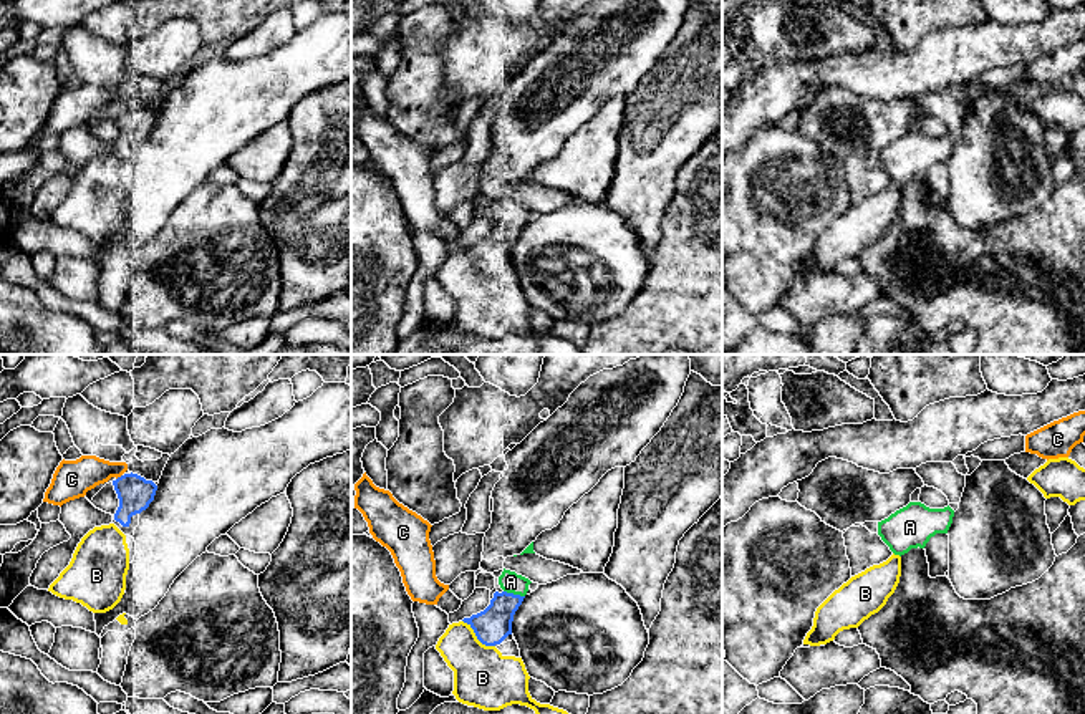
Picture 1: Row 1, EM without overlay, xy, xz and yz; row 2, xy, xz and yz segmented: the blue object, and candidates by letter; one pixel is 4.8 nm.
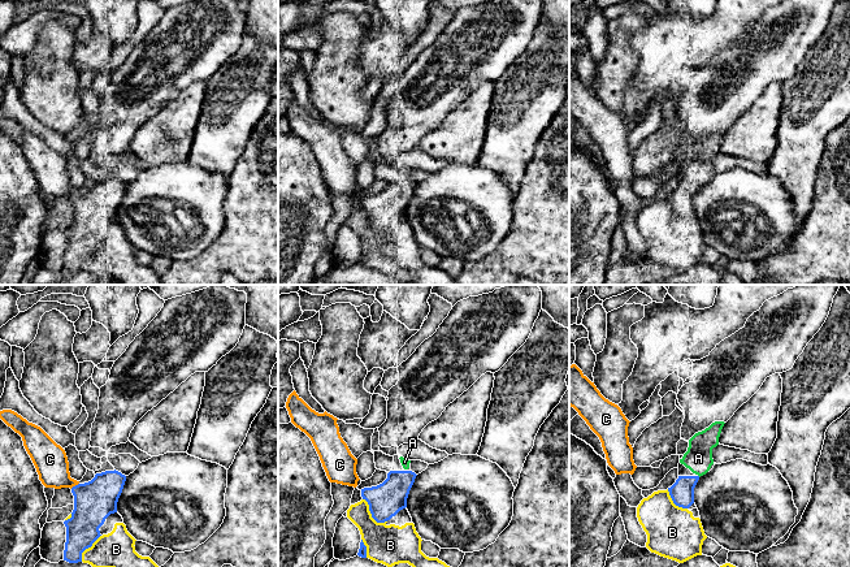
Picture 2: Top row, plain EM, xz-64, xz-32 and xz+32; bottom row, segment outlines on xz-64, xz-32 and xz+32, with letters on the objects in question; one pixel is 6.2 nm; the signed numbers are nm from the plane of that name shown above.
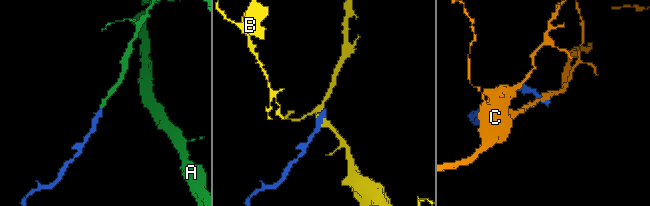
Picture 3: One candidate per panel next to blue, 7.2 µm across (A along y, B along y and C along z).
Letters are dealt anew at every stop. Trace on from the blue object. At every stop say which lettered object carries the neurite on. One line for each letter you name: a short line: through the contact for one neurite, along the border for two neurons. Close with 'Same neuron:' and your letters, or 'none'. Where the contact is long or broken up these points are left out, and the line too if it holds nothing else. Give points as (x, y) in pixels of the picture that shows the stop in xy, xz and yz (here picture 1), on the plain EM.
Same neuron: A

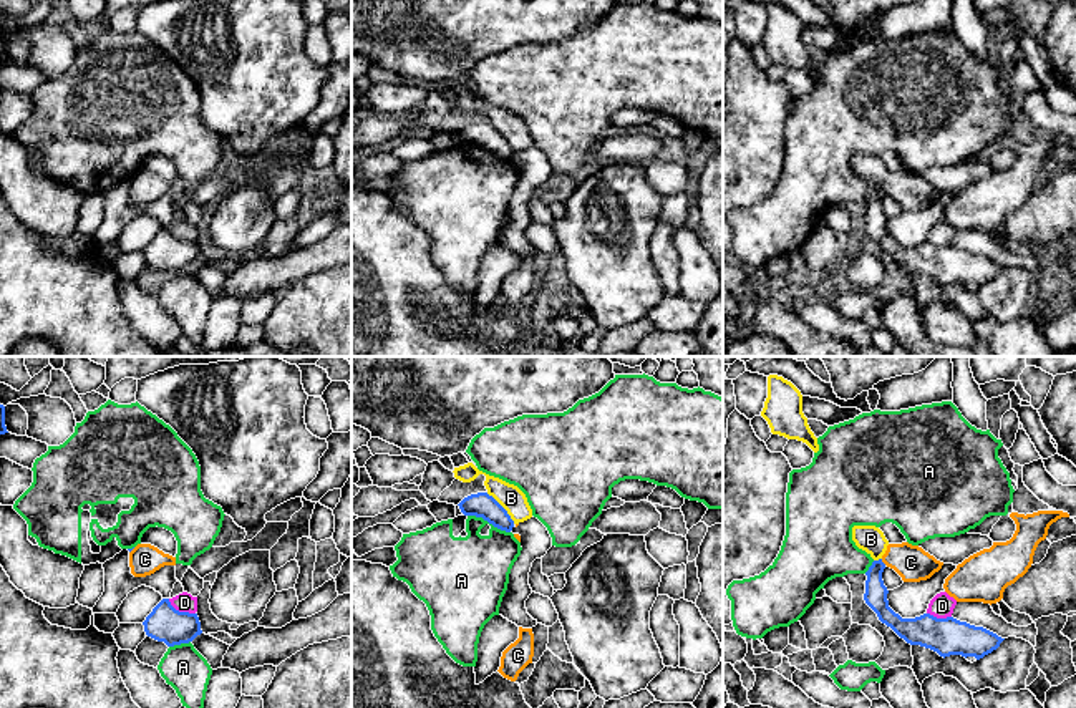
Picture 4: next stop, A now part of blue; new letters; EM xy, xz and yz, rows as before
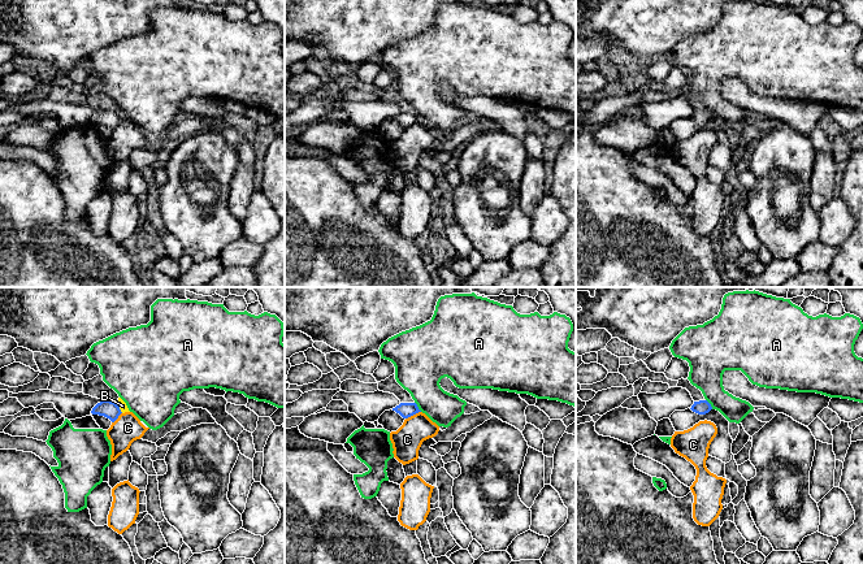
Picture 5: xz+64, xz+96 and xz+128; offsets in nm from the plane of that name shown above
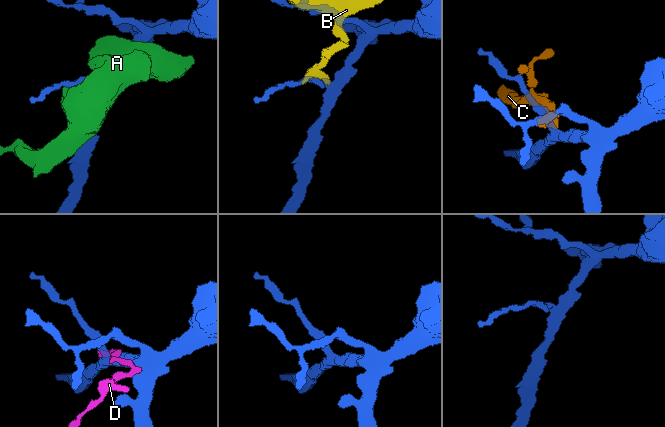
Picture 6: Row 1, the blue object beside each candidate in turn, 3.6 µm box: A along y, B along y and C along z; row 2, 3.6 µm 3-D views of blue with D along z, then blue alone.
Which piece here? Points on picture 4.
Same neuron: none

